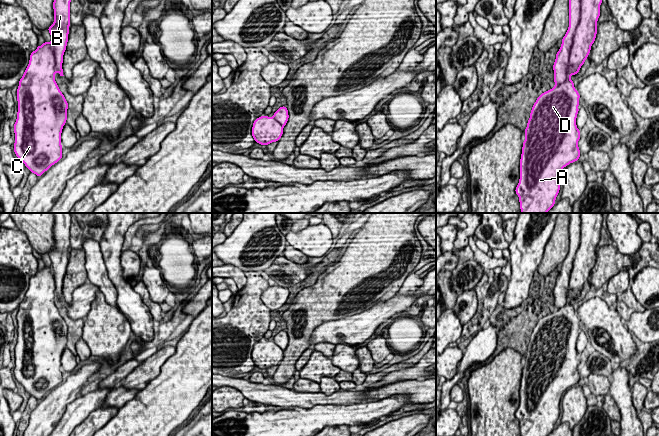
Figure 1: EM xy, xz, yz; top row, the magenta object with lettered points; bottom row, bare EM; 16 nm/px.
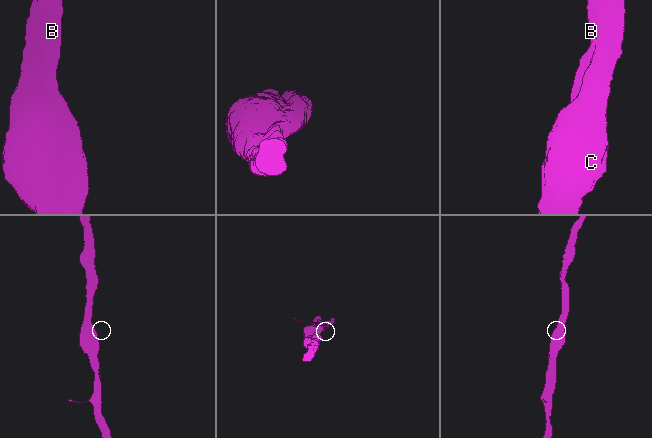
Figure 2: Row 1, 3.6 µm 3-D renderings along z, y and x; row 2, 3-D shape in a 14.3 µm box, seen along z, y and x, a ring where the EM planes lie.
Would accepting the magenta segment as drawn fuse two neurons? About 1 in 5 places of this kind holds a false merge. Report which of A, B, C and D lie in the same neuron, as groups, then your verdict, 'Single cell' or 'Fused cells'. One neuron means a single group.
Groups: A B C D. Single cell

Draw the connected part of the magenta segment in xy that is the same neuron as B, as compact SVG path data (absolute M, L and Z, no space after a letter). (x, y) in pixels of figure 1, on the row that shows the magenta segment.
M54 0L54 23L48 28L51 41L45 41L30 54L29 64L18 83L14 152L30 172L38 177L63 156L61 133L67 120L68 103L55 82L55 73L64 76L62 63L69 38L70 2L71 0Z

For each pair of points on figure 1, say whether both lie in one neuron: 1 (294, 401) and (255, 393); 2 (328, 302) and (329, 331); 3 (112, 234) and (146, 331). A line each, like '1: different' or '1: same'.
1: same
2: different
3: same

